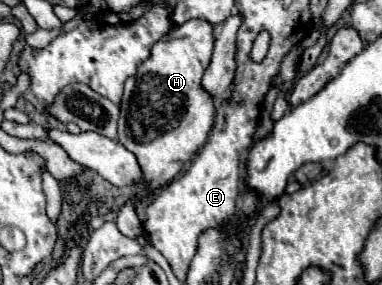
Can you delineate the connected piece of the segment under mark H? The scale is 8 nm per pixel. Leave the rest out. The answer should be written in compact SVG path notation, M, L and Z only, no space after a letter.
M188 20L182 26L176 26L160 42L156 42L152 48L152 56L138 66L136 76L126 80L120 104L118 142L136 154L140 166L144 168L144 180L148 180L150 188L168 184L182 170L182 166L194 158L200 146L204 146L214 126L216 118L214 98L202 88L202 76L210 64L212 48L214 48L212 24L204 20Z

